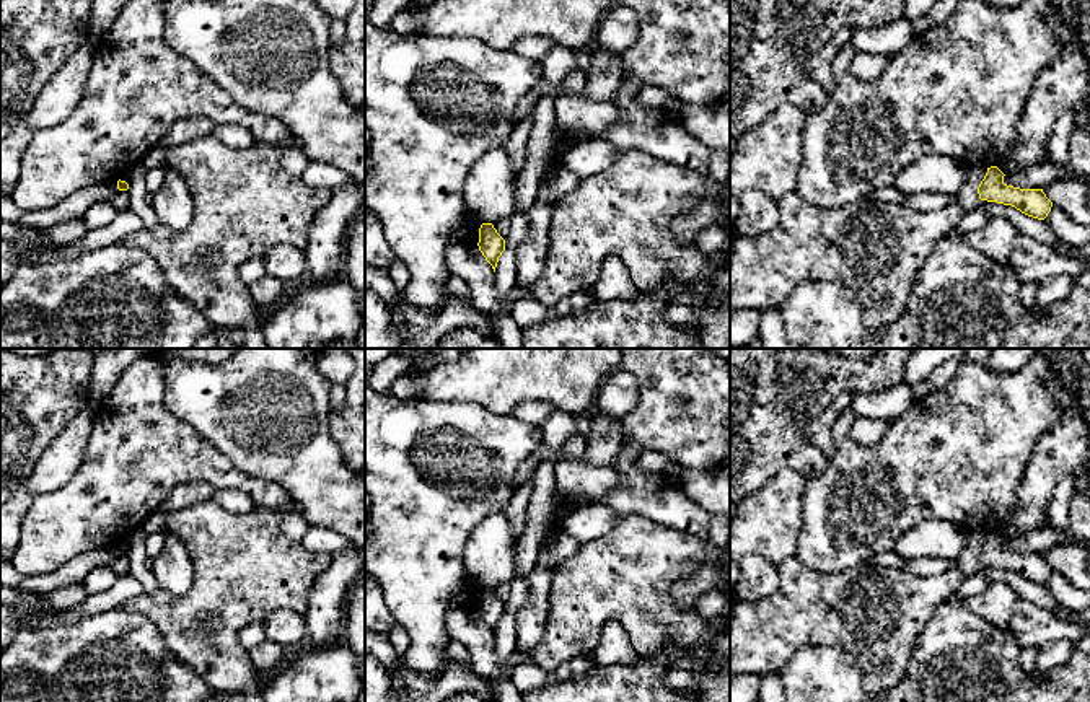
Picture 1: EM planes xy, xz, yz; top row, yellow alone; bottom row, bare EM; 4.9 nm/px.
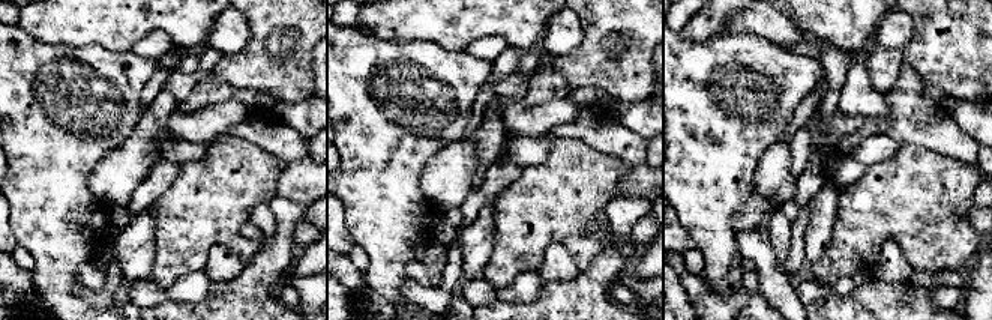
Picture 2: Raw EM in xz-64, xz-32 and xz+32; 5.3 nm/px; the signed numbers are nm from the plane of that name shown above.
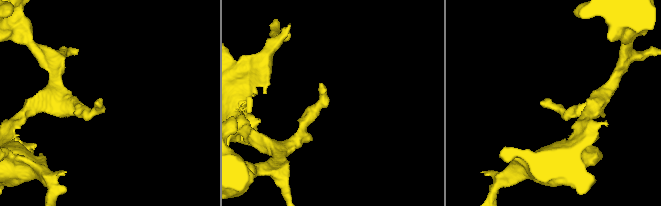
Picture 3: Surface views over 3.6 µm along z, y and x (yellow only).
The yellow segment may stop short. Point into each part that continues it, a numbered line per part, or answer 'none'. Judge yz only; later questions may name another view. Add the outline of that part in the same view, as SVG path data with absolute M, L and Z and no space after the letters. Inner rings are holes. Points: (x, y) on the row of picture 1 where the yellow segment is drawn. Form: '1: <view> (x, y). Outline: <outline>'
none

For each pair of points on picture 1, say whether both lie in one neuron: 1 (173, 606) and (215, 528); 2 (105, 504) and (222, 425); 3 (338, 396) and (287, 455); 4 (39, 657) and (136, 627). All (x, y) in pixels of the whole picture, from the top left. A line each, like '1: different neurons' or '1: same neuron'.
1: same neuron
2: different neurons
3: different neurons
4: same neuron

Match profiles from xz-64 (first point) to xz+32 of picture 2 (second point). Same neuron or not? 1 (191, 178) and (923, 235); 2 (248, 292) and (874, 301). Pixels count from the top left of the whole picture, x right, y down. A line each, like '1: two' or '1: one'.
1: one
2: one

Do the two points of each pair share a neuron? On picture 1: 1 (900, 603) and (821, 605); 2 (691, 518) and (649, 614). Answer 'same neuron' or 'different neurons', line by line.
1: same neuron
2: different neurons

